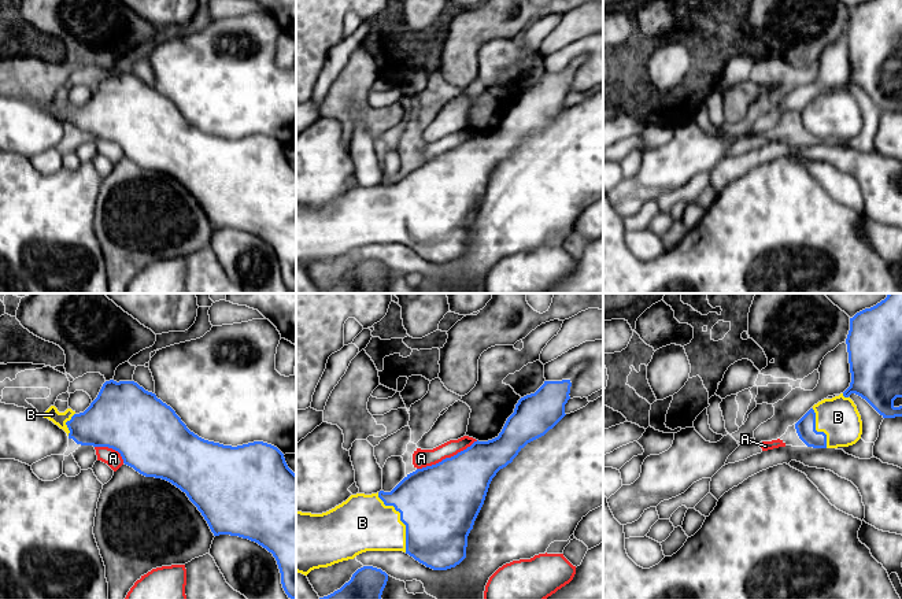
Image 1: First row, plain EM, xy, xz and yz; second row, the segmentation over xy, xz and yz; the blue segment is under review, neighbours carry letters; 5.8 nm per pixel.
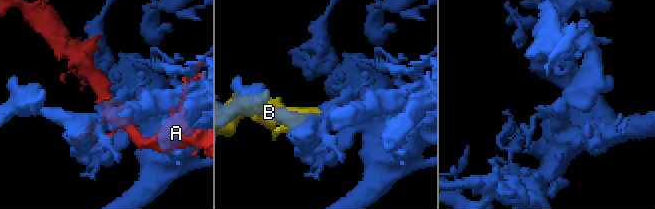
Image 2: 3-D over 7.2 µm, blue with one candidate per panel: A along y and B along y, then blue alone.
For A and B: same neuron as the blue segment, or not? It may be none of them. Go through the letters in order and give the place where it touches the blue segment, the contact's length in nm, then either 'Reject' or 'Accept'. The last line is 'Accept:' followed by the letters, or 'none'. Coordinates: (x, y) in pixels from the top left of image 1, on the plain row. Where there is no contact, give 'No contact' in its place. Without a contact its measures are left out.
A: Touches blue at xz (447, 151). Shared border 400 nm. Reject
B: Touches blue at xz (400, 213). Shared border 400 nm. Accept
Accept: B

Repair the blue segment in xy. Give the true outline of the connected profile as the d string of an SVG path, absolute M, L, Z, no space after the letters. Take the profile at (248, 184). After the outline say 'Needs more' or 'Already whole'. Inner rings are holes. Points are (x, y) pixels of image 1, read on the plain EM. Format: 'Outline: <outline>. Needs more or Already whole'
Outline: M114 73L106 74L97 90L90 96L90 99L84 106L77 107L71 101L67 101L64 106L59 106L55 99L51 99L42 107L42 110L48 111L60 122L63 122L67 126L69 132L73 132L77 137L112 141L121 147L125 158L133 160L140 167L145 170L166 173L173 178L175 178L177 181L180 181L182 185L186 186L189 193L202 206L214 229L219 229L219 228L239 229L239 230L255 234L263 241L266 241L269 245L273 247L273 249L277 254L277 258L281 266L281 277L285 286L292 293L296 293L296 167L288 160L284 147L277 140L263 134L254 134L254 136L232 140L232 138L223 138L219 136L204 133L197 127L195 127L193 125L191 125L170 99L167 99L160 92L158 92L155 86L145 84L134 74L119 74L119 75Z. Needs more

